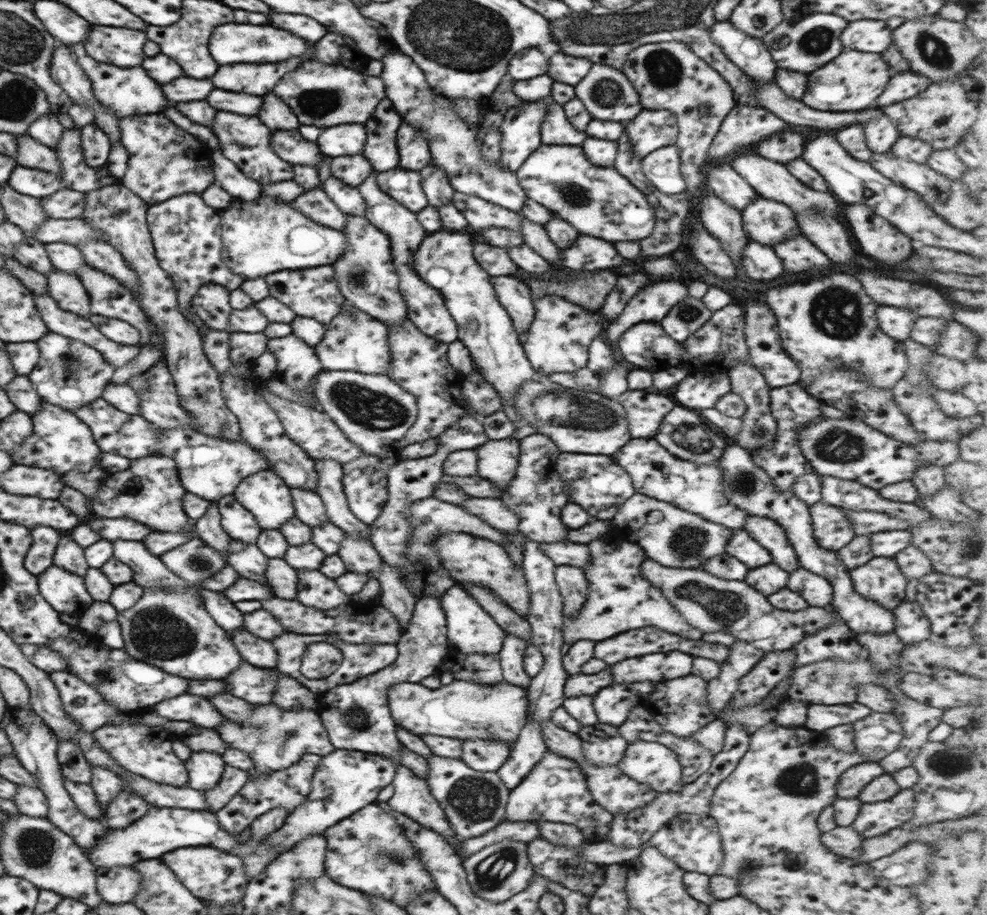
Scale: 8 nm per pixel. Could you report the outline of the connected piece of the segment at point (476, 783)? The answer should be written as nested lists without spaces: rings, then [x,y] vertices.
[[[440,755],[428,757],[427,763],[429,773],[425,781],[457,837],[480,836],[504,820],[511,789],[502,782],[497,772],[478,772],[461,758],[446,758]]]

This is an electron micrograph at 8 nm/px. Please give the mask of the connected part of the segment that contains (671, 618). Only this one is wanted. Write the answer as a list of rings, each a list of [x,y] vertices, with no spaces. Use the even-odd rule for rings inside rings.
[[[606,534],[591,540],[588,544],[590,560],[585,574],[588,580],[588,598],[578,616],[564,616],[562,632],[564,643],[572,645],[580,640],[592,640],[598,643],[608,640],[620,632],[642,627],[656,627],[668,630],[676,636],[698,640],[703,632],[690,628],[682,615],[668,602],[660,589],[642,577],[641,564],[648,559],[640,546],[626,540],[616,540]]]

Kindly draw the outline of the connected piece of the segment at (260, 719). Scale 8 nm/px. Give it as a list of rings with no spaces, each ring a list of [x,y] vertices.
[[[274,703],[252,706],[252,714],[244,722],[224,720],[215,727],[228,749],[244,750],[253,765],[247,770],[249,779],[255,774],[274,774],[296,764],[303,754],[326,756],[334,752],[322,720],[314,710],[280,710]]]

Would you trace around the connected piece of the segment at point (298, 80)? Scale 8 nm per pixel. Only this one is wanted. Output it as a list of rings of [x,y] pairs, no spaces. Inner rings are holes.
[[[304,60],[300,68],[286,74],[286,78],[282,78],[272,92],[290,106],[300,125],[322,130],[340,124],[368,122],[380,101],[386,97],[381,76],[366,76],[361,71],[324,64],[319,60]]]

